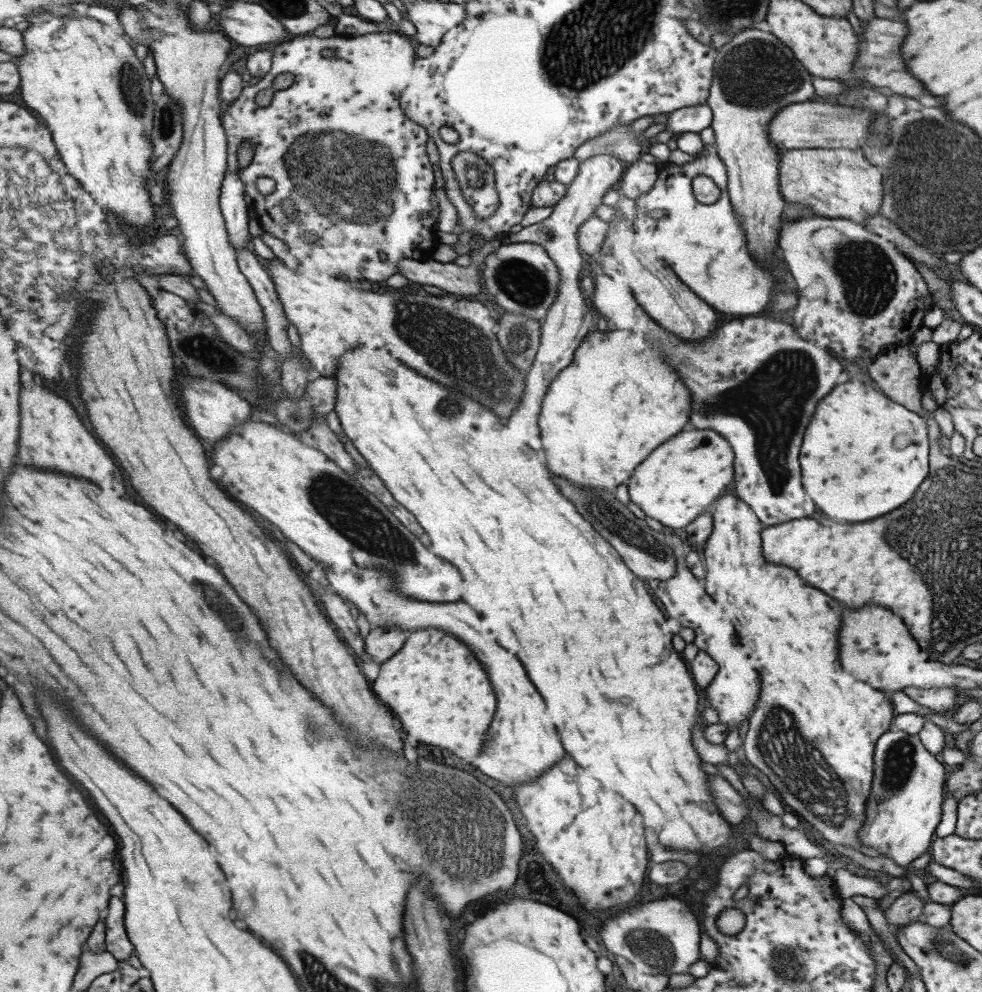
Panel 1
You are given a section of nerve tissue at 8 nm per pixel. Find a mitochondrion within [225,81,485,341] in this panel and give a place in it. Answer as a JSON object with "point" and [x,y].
{"point":[349,179]}

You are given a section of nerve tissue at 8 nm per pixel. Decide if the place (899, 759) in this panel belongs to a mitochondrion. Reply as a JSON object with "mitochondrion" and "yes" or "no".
{"mitochondrion":"yes"}

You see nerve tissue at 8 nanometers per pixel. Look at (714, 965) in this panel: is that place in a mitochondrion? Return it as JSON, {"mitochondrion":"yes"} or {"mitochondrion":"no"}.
{"mitochondrion":"no"}

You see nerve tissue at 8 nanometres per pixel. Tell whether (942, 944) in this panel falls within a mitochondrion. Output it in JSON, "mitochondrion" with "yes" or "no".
{"mitochondrion":"yes"}

